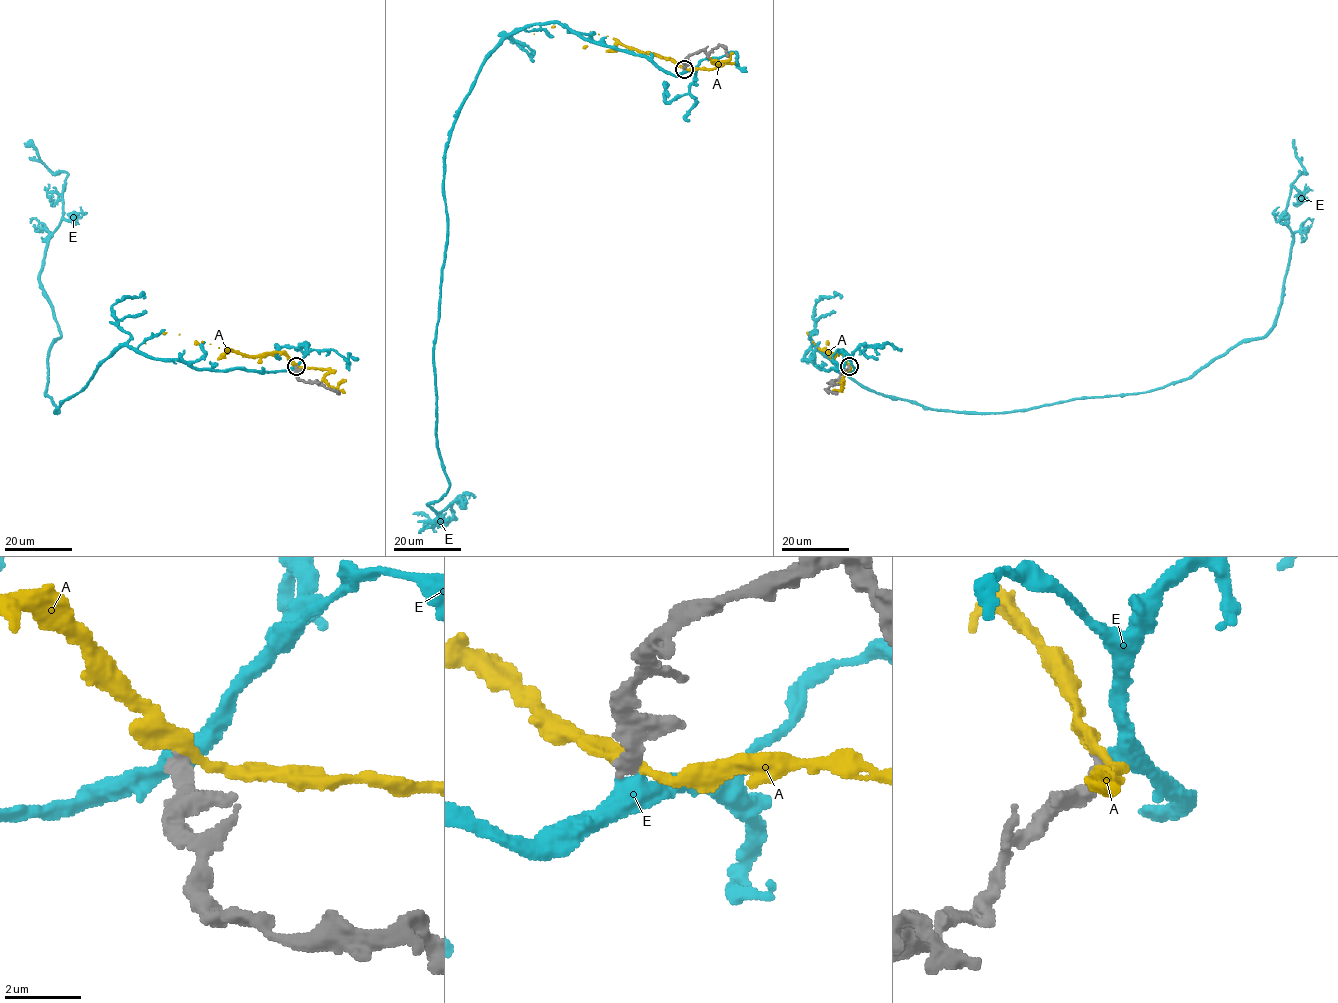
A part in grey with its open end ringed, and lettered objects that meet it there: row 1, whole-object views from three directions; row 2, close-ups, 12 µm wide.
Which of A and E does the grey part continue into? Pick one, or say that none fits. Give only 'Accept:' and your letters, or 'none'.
Accept: E

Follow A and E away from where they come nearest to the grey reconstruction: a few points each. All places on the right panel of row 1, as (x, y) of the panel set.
A: (848, 365), (839, 352), (832, 356), (816, 347), (807, 332), (814, 343)
E: (850, 366), (802, 359), (814, 346), (884, 395), (962, 412), (1189, 379), (1273, 325), (1303, 170), (1294, 143)

